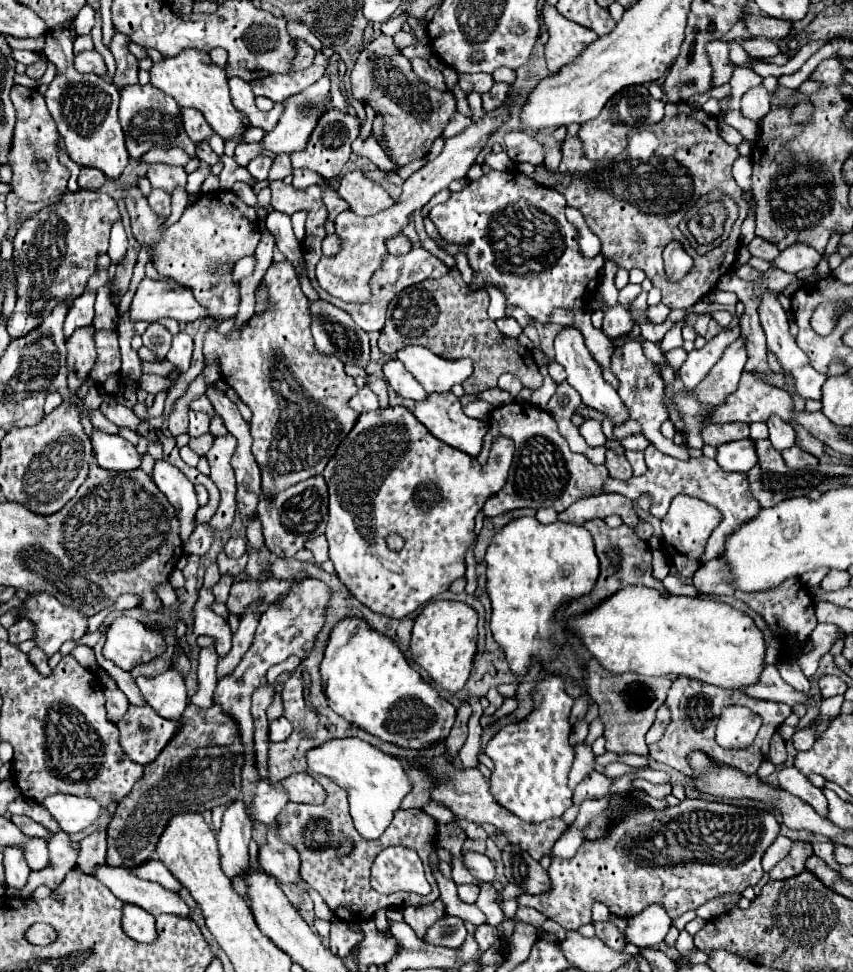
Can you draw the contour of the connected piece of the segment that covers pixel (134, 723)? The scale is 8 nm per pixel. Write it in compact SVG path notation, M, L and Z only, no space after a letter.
M130 706L118 720L118 728L126 756L140 766L148 766L178 734L180 722L162 720L150 706Z

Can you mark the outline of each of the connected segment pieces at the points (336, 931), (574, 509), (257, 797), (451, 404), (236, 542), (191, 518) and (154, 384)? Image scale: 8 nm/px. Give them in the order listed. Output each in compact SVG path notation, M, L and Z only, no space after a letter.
M332 918L330 928L330 950L338 956L346 956L356 944L362 942L362 932L350 930L348 922L342 922L338 918Z
M600 494L592 498L582 498L566 508L558 518L560 522L583 525L584 522L598 518L604 520L606 516L618 515L622 522L630 528L638 524L638 514L634 502L630 502L622 494Z
M258 782L252 802L246 806L246 814L252 822L272 826L276 816L288 802L288 794L282 790L282 782Z
M442 392L442 394L430 394L424 402L416 402L414 406L414 416L428 428L428 432L434 438L440 438L442 442L446 442L452 448L458 448L460 452L478 458L482 444L484 444L484 436L486 436L486 426L488 422L484 420L474 420L468 418L462 412L462 404L460 400L452 394L452 392Z
M232 536L232 538L226 542L224 550L226 550L228 556L236 556L236 558L240 558L240 556L246 552L246 540L240 538L240 536Z
M166 460L156 462L154 466L154 482L160 488L160 492L168 498L168 502L178 510L178 522L180 522L180 534L182 534L183 544L188 542L188 536L194 530L196 522L196 492L194 484L172 464Z
M142 374L142 378L138 380L138 386L142 390L146 390L148 394L158 394L158 392L168 392L174 384L170 378L164 376L156 376L156 374Z

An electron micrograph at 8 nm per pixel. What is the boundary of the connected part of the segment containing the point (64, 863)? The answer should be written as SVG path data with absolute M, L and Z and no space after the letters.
M59 831L51 838L48 849L52 851L52 856L50 856L52 864L46 866L44 870L32 874L32 878L30 878L30 896L40 884L46 884L50 888L58 886L60 880L75 867L78 852L69 846L72 846L69 834L64 831Z

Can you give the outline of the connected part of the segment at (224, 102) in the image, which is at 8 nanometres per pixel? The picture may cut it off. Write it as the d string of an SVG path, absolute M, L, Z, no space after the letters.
M186 48L178 56L162 56L162 60L154 62L150 68L150 82L164 94L172 96L182 108L200 110L210 122L212 130L222 138L232 138L244 132L242 114L232 106L232 100L228 94L228 76L224 68L216 66L210 60L208 52Z

